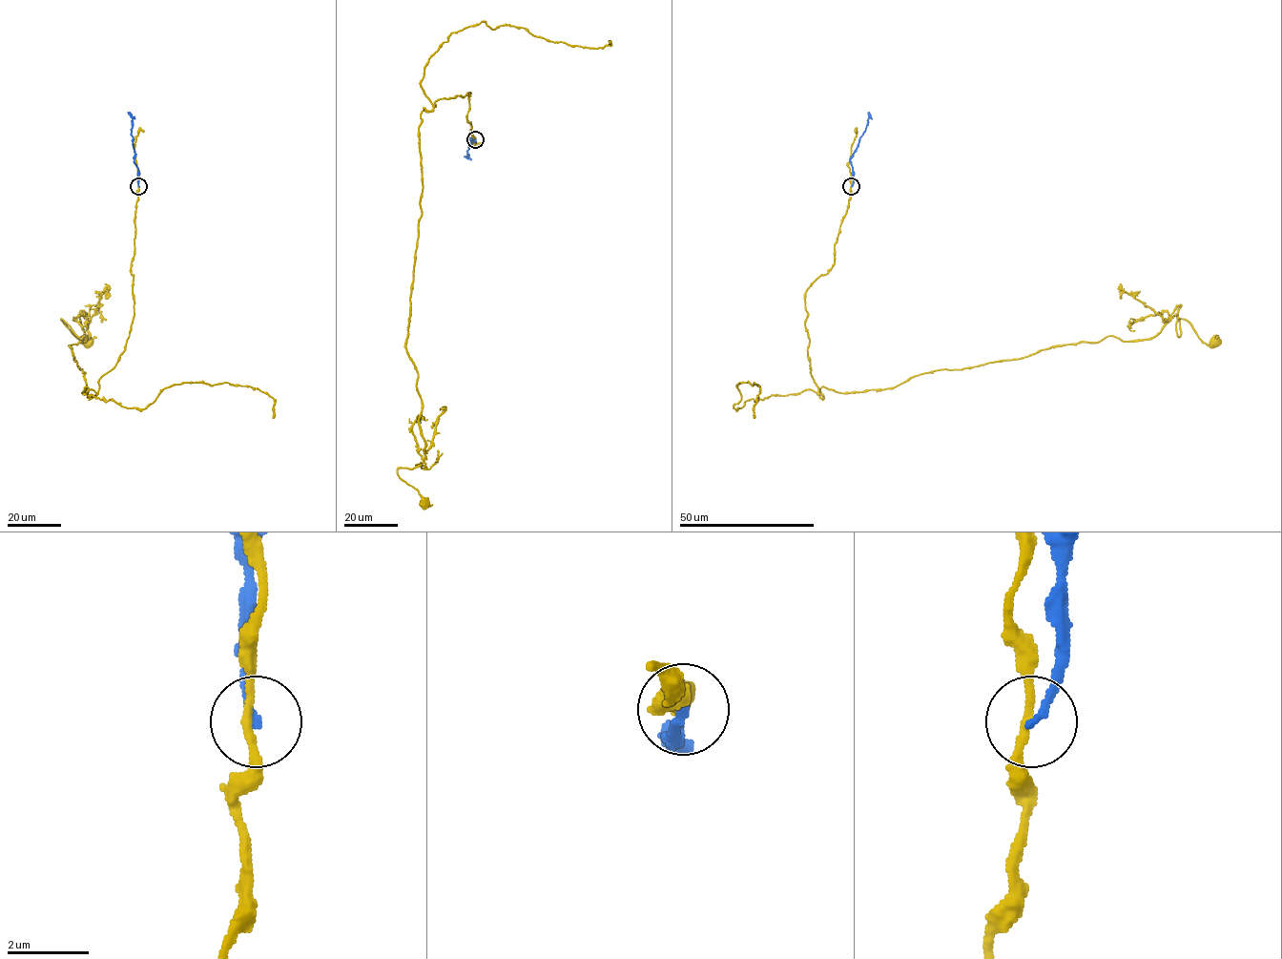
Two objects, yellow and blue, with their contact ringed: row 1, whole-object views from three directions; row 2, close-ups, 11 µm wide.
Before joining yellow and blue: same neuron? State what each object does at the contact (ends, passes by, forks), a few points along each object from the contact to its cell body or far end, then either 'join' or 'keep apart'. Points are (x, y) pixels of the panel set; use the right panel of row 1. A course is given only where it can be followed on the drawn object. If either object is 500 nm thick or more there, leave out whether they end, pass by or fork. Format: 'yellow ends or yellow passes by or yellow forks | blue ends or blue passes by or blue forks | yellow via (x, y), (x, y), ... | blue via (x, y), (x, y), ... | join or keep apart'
yellow passes by | blue ends | yellow via (851, 186), (834, 265), (805, 295), (821, 398), (1150, 339), (1176, 314), (1178, 337), (1185, 319), (1214, 343) | blue via (851, 186), (853, 170), (850, 158), (865, 130), (868, 112) | keep apart

